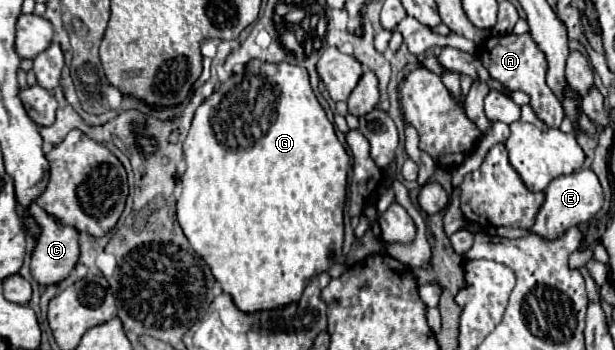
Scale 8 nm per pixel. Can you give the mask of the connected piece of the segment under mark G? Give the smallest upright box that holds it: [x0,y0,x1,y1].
[178,61,350,315]

